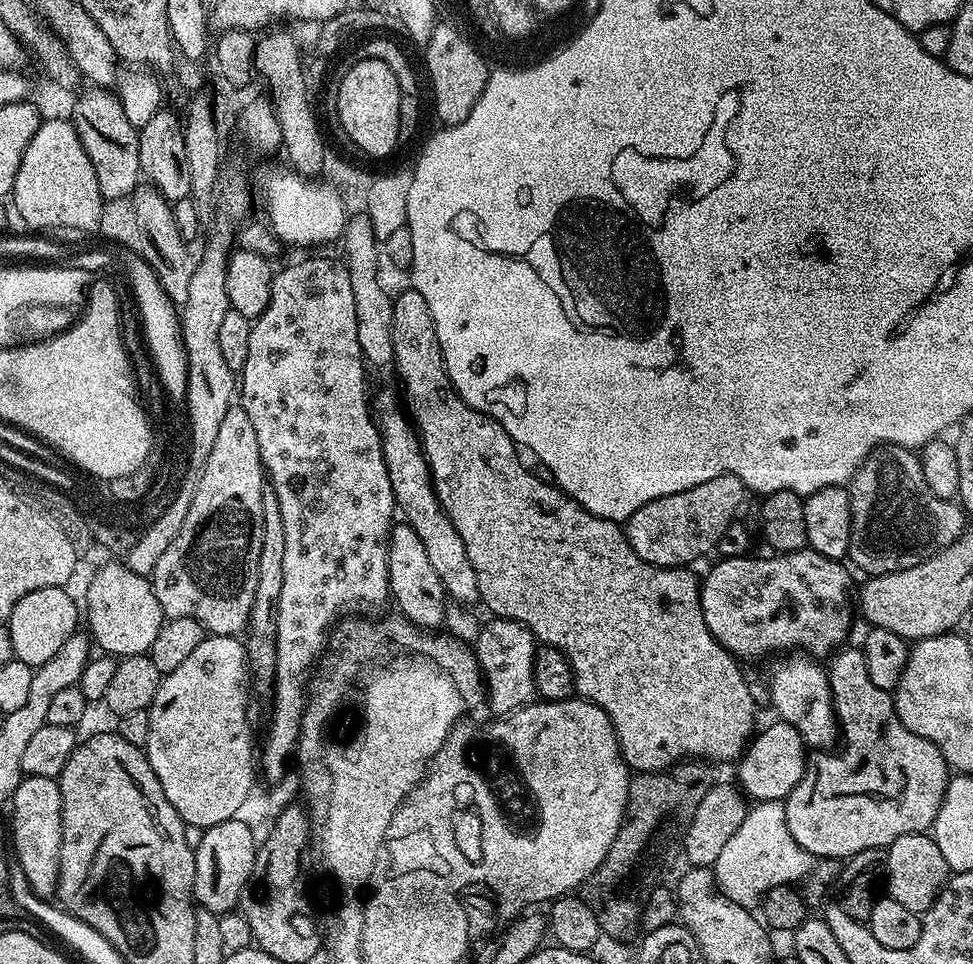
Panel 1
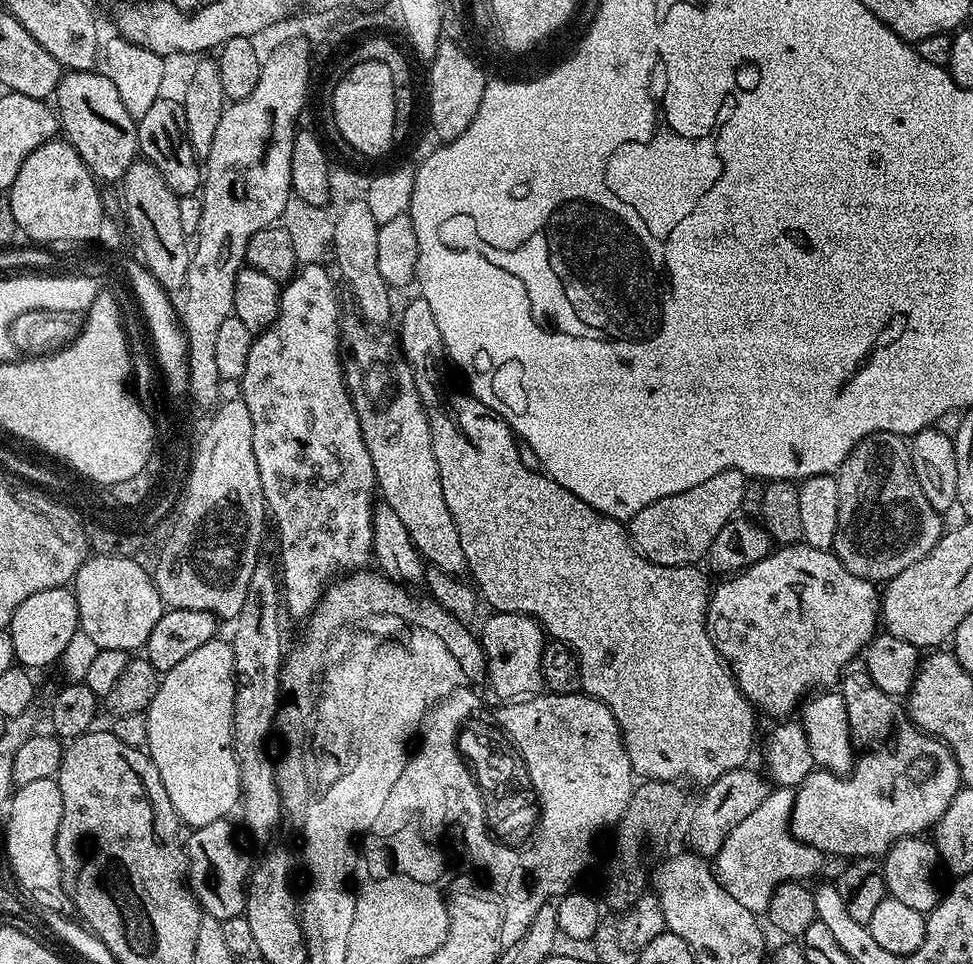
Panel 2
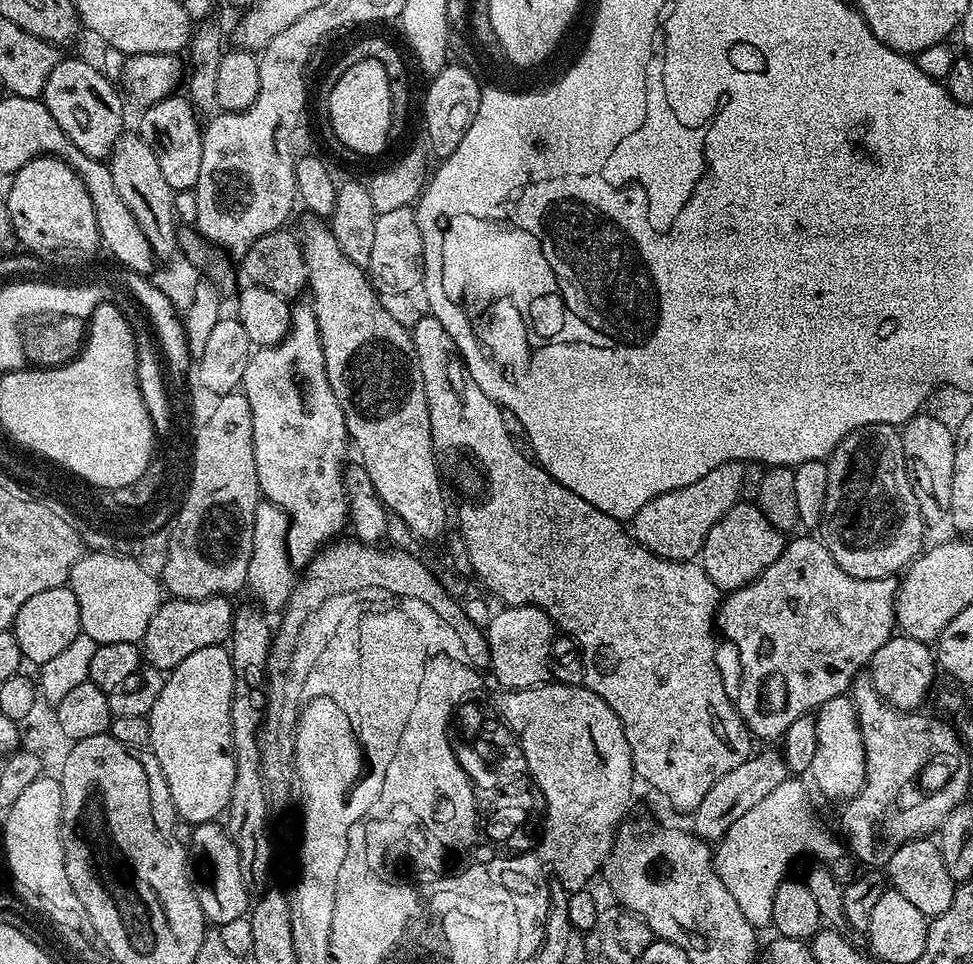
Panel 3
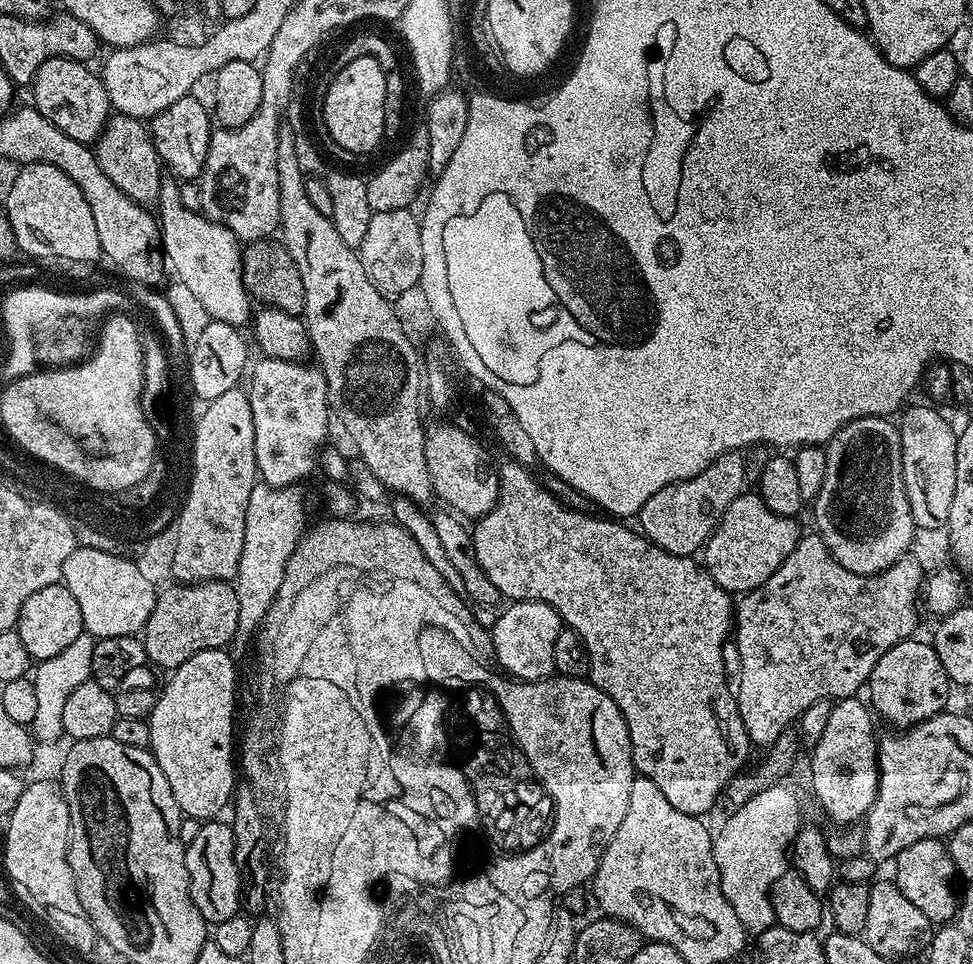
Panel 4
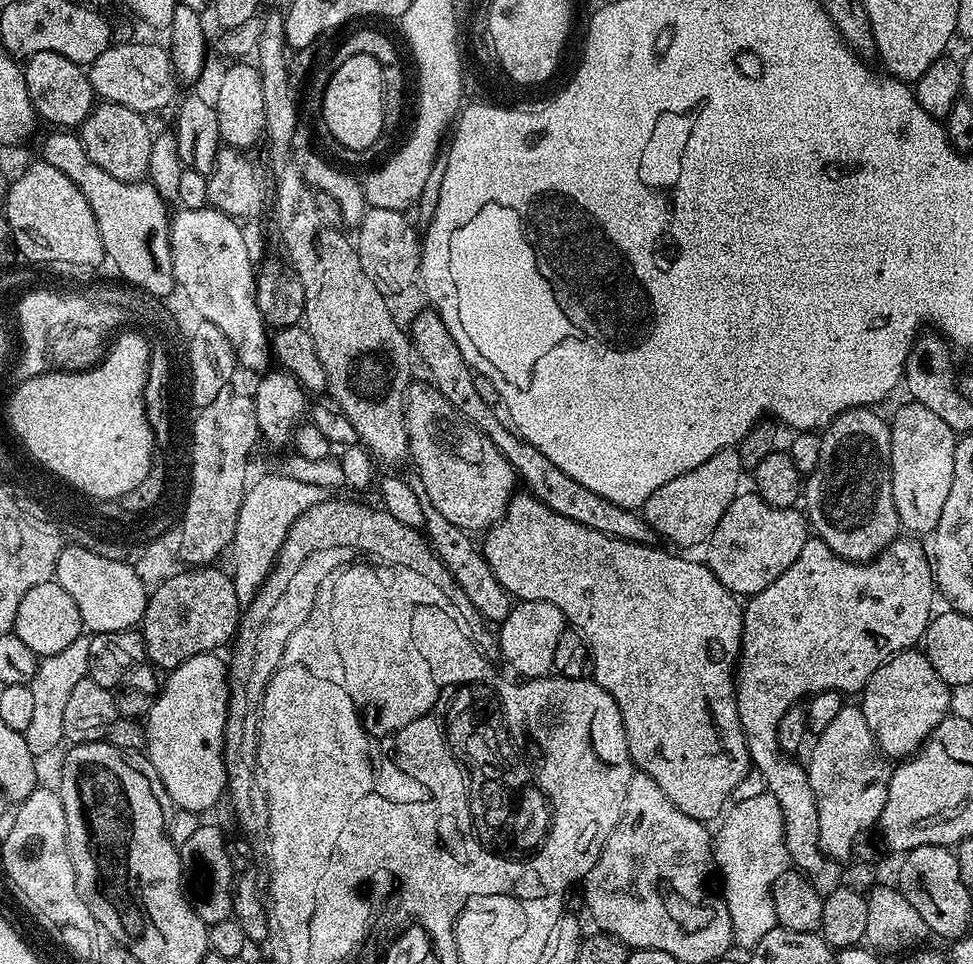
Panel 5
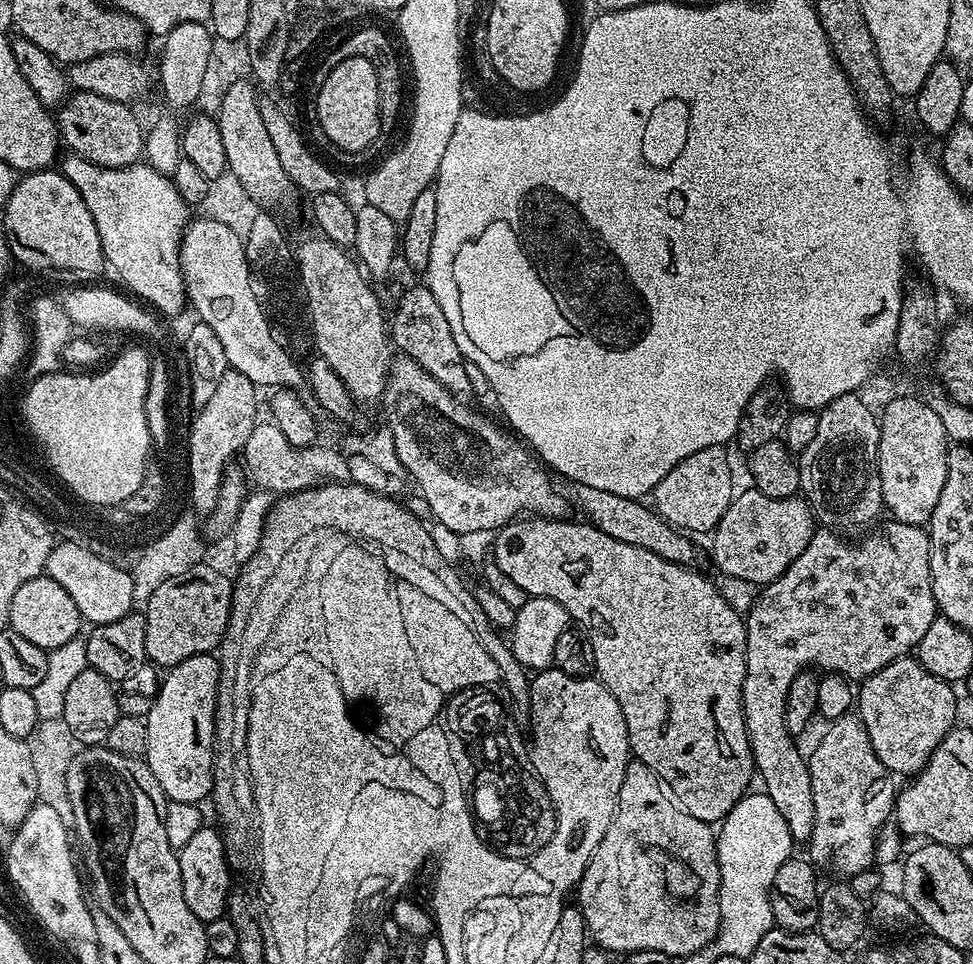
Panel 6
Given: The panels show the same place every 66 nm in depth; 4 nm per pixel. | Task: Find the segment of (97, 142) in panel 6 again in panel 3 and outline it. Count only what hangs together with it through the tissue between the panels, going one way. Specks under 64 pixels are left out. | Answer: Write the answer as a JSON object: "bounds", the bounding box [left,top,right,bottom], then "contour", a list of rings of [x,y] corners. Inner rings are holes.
{"bounds":[106,134,178,254],"contour":[[[125,134],[113,148],[112,155],[107,157],[106,163],[118,198],[122,198],[126,210],[134,214],[142,234],[146,234],[146,242],[150,242],[153,254],[170,252],[173,244],[178,242],[178,219],[174,210],[176,193],[162,175],[156,149],[138,134]]]}

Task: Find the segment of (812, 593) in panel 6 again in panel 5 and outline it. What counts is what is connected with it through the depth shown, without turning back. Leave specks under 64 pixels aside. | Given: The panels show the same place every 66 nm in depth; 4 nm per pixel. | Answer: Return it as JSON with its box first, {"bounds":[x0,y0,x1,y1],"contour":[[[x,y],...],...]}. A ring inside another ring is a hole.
{"bounds":[736,538,934,874],"contour":[[[809,538],[806,546],[802,546],[802,554],[794,558],[790,570],[778,574],[766,590],[751,597],[742,608],[744,625],[736,674],[738,718],[746,738],[751,767],[760,771],[765,784],[763,787],[781,807],[785,848],[791,867],[805,874],[822,871],[826,863],[819,846],[818,810],[805,765],[795,764],[792,761],[795,759],[780,748],[778,722],[782,722],[782,714],[797,707],[800,699],[803,701],[809,694],[859,693],[868,684],[874,670],[881,668],[891,656],[915,649],[923,641],[924,631],[934,615],[934,564],[929,553],[927,556],[923,546],[916,541],[919,539],[904,539],[893,540],[873,560],[857,562],[834,554],[834,550],[830,550],[822,539]]]}

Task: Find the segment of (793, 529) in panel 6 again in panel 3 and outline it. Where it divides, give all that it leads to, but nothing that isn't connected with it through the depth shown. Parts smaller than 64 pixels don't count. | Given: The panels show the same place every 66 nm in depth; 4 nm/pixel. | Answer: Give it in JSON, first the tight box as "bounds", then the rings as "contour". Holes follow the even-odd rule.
{"bounds":[698,502,786,593],"contour":[[[738,502],[706,534],[698,563],[721,593],[733,592],[757,580],[782,554],[786,543],[785,533],[779,532],[755,503]]]}

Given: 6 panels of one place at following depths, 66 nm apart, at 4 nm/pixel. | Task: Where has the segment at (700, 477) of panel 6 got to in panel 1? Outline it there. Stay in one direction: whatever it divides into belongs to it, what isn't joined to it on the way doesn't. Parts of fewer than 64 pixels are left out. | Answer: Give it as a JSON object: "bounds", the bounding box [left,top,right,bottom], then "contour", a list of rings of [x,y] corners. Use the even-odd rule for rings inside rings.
{"bounds":[623,473,746,568],"contour":[[[734,473],[722,474],[718,478],[710,478],[710,482],[702,482],[702,486],[690,486],[690,490],[682,490],[678,494],[666,494],[666,498],[654,498],[654,502],[646,502],[642,510],[634,510],[634,514],[623,525],[624,537],[630,542],[634,554],[647,564],[659,568],[682,568],[692,566],[699,556],[715,549],[720,543],[722,534],[736,520],[739,504],[746,495],[744,483]]]}

